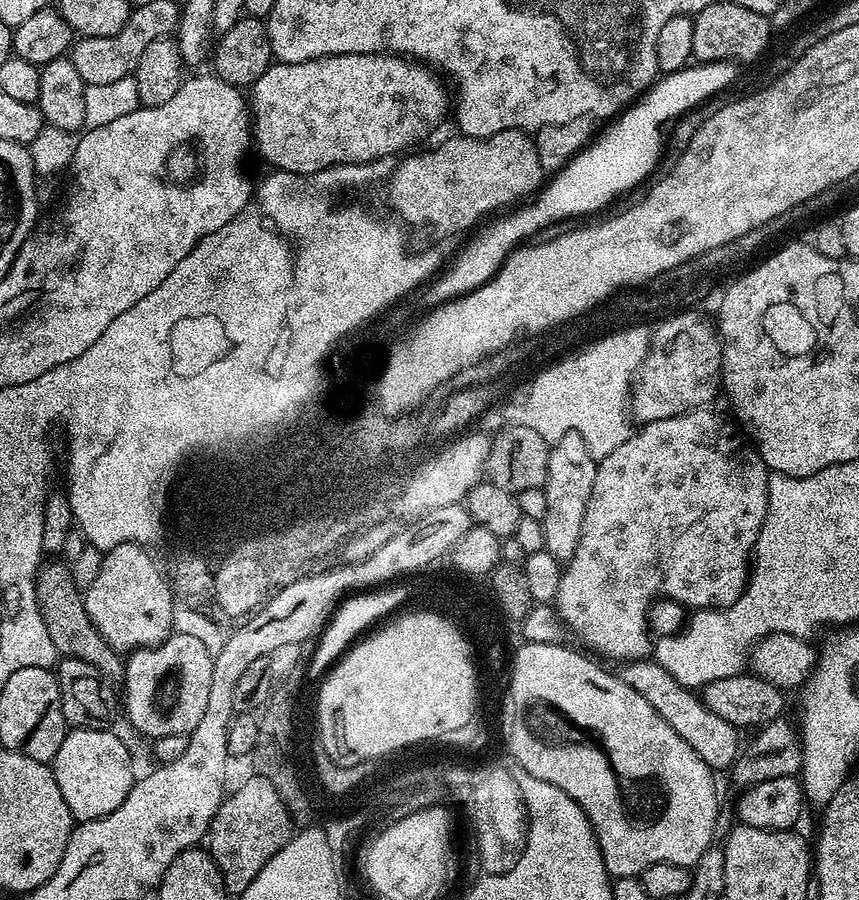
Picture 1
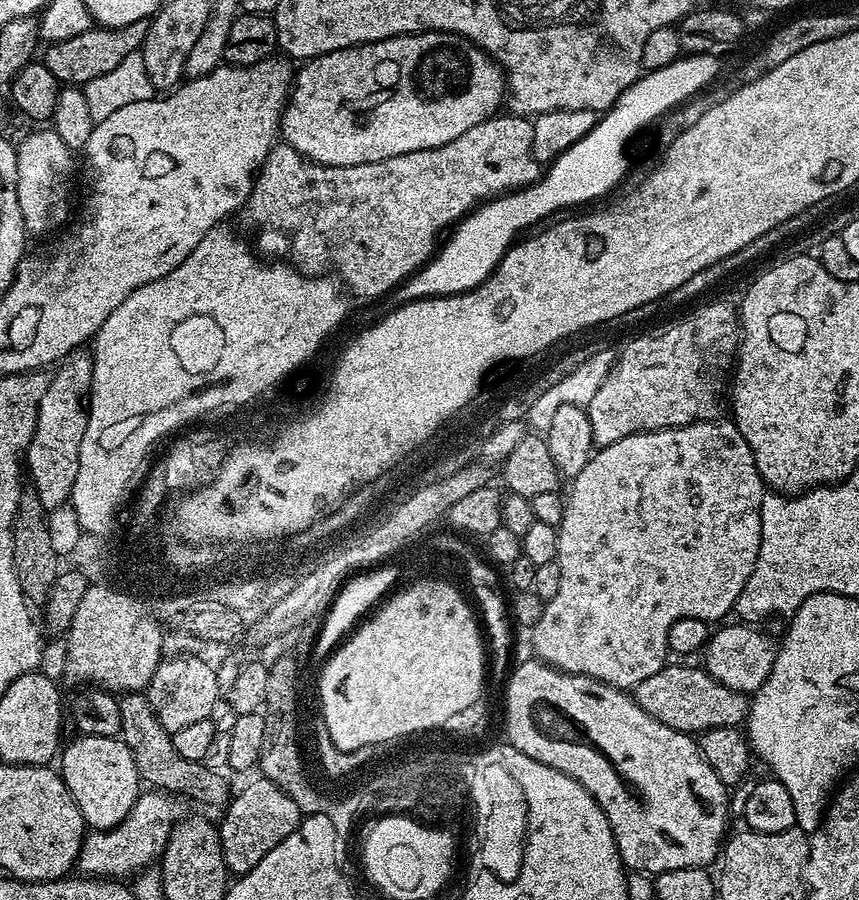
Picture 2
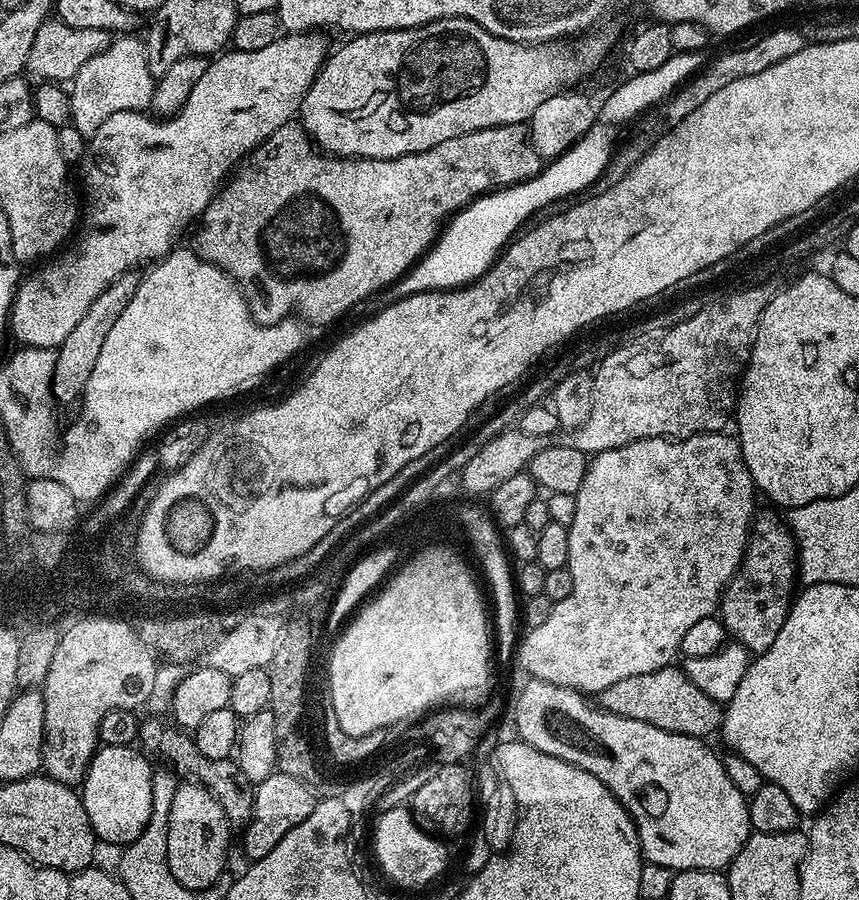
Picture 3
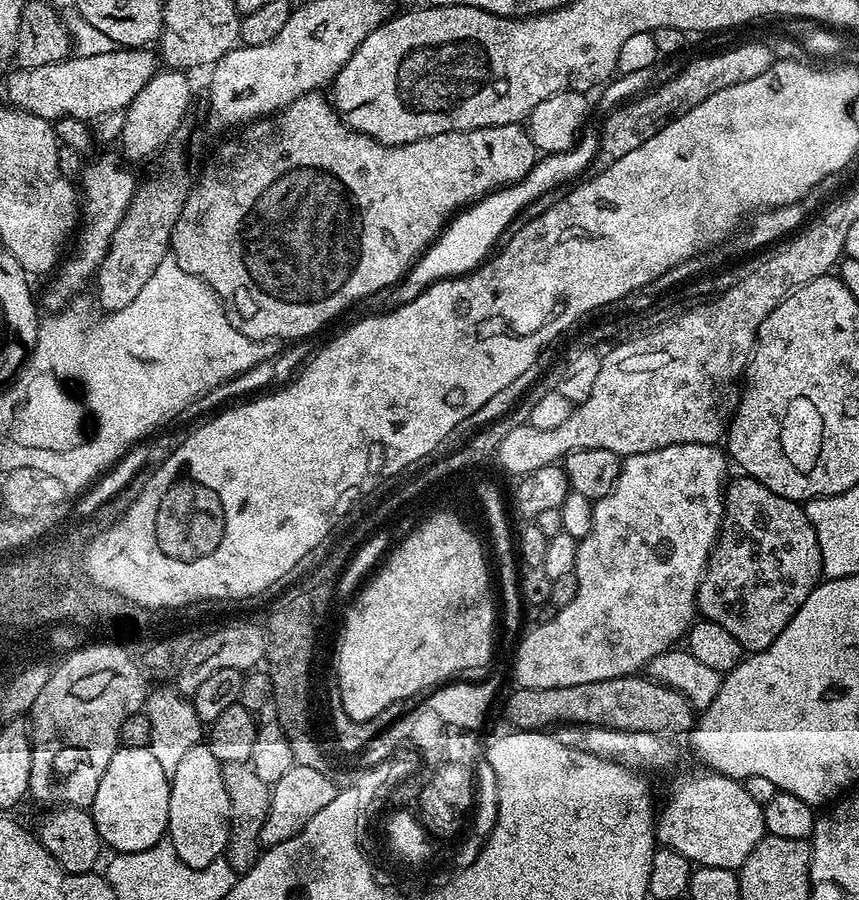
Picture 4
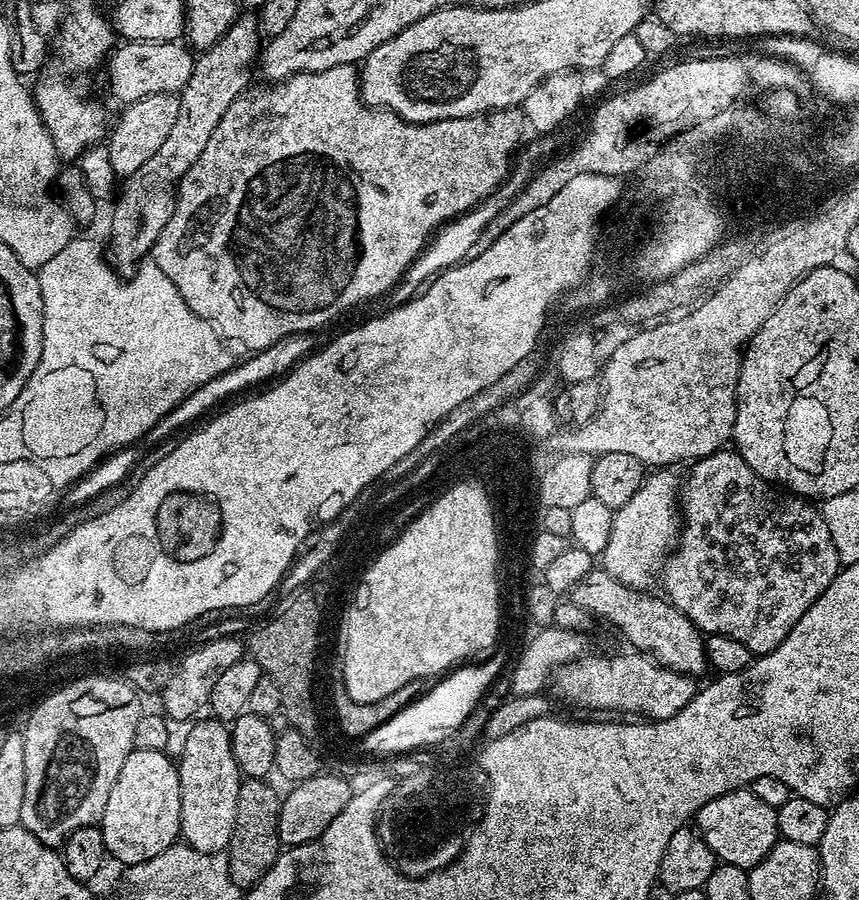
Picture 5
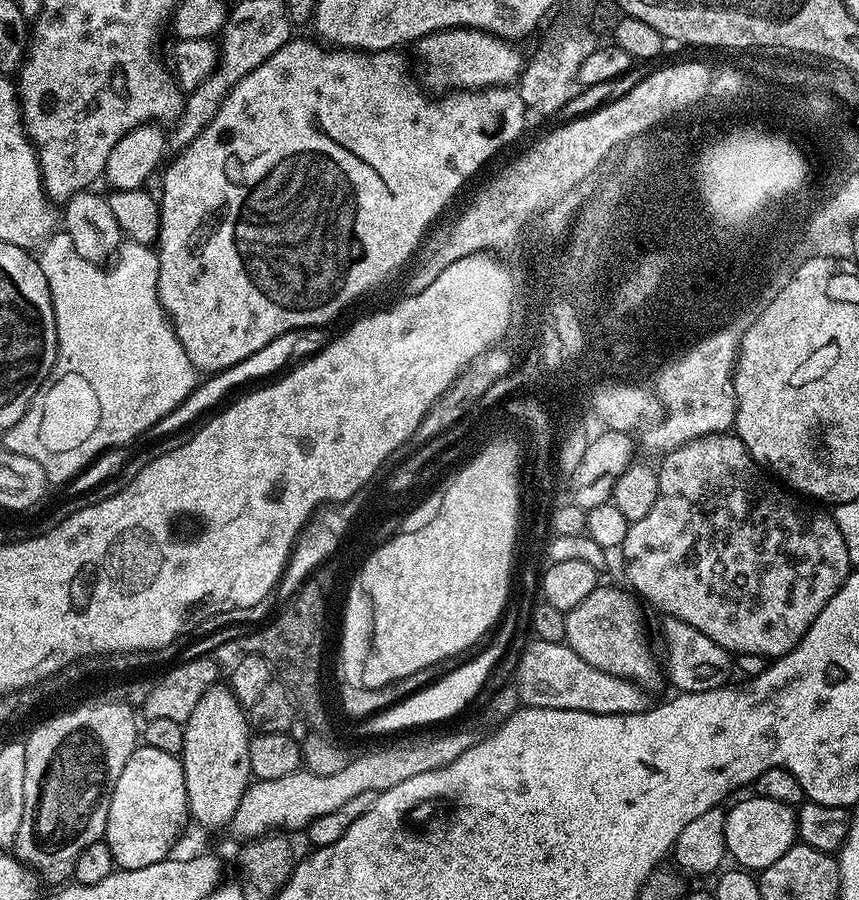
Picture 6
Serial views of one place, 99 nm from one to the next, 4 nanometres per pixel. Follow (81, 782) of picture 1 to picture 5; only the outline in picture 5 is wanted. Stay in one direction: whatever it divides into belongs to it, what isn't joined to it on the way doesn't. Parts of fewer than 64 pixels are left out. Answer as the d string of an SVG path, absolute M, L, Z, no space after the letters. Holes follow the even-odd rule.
M133 748L126 762L122 762L122 770L118 770L114 790L110 790L110 798L106 798L106 810L98 827L104 839L105 853L111 859L113 856L114 859L121 860L124 866L146 862L177 843L180 836L180 770L173 757L166 751Z

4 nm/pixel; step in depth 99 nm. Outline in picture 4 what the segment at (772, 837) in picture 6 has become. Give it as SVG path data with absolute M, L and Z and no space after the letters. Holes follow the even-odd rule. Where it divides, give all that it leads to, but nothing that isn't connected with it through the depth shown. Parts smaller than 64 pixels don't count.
M704 774L708 776L696 776L693 780L684 780L672 788L664 808L659 809L656 818L656 839L663 847L673 848L678 854L691 860L693 865L701 868L718 866L739 870L744 865L746 858L758 846L758 842L764 839L764 810L762 805L754 802L750 794L746 794L743 783L731 780L728 776Z

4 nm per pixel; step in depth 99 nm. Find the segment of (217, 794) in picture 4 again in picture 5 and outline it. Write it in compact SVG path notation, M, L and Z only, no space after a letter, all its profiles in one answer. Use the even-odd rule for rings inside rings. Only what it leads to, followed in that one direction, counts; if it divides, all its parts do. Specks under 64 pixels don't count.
M200 718L195 721L187 735L185 749L178 757L180 770L180 836L183 843L196 851L223 852L230 842L231 832L236 824L236 807L238 806L239 788L242 773L234 758L232 733L227 723L215 718Z

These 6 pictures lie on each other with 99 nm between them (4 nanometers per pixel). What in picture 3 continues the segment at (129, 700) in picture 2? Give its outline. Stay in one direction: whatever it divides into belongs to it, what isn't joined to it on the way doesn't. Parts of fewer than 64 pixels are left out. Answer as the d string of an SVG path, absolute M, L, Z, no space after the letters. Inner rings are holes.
M148 716L142 720L139 725L137 741L141 749L148 754L151 752L160 752L161 756L168 760L167 765L179 776L190 774L194 770L193 776L197 783L203 785L219 802L223 812L229 818L231 823L244 824L252 814L254 790L245 779L240 768L233 759L208 759L195 746L195 739L187 732L173 725L166 725L161 717Z

